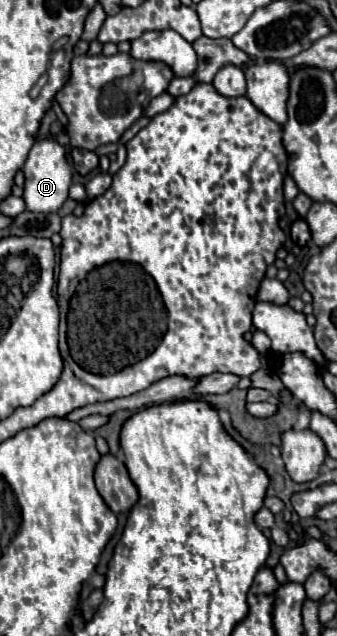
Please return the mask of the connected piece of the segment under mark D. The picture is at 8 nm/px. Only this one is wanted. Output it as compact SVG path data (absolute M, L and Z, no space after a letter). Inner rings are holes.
M53 137L37 139L29 151L29 157L23 167L25 173L25 203L33 213L51 213L57 211L69 197L71 185L71 165L67 163L67 151Z

